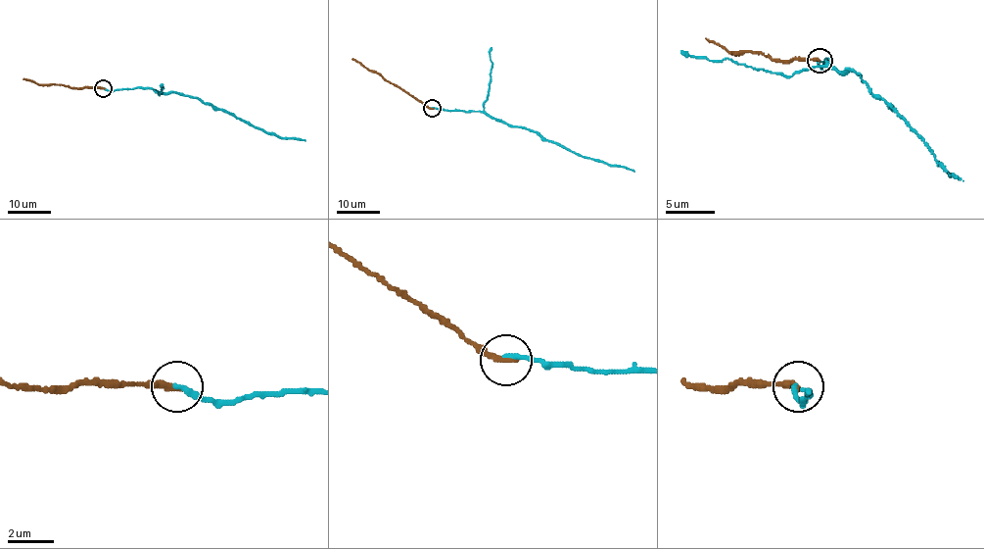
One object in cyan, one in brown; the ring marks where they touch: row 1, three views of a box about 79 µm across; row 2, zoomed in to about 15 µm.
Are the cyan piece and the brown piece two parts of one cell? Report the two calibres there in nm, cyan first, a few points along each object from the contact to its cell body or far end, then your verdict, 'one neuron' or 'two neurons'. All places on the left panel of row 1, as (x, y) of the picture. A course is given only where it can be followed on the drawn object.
260/280 nm | cyan via (102, 88), (153, 88), (160, 92), (197, 97), (266, 132), (304, 141) | brown via (102, 88), (71, 88), (23, 78) | one neuron

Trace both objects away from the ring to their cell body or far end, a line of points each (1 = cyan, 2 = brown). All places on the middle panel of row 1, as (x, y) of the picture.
1: (431, 108), (482, 111), (511, 126), (538, 131), (575, 153), (633, 172)
2: (431, 108), (351, 59)

